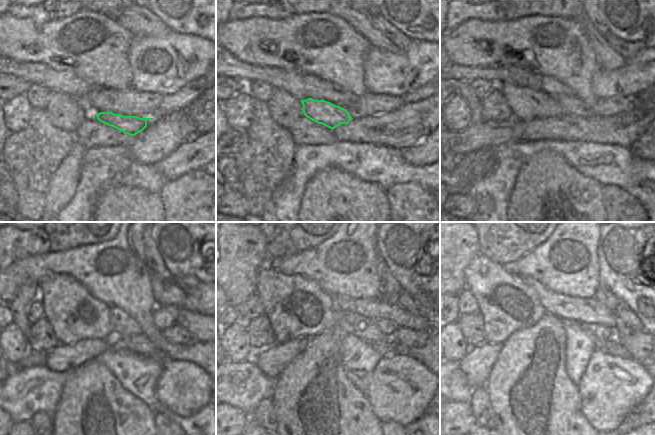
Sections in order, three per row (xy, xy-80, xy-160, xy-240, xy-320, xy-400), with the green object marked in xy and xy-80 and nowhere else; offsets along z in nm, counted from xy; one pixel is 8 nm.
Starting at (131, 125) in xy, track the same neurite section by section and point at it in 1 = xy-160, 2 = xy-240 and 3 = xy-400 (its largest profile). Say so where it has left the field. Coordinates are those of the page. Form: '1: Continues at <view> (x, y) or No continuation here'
1: Continues at xy-160 (526, 103)
2: Continues at xy-240 (74, 314)
3: Continues at xy-400 (508, 304).

